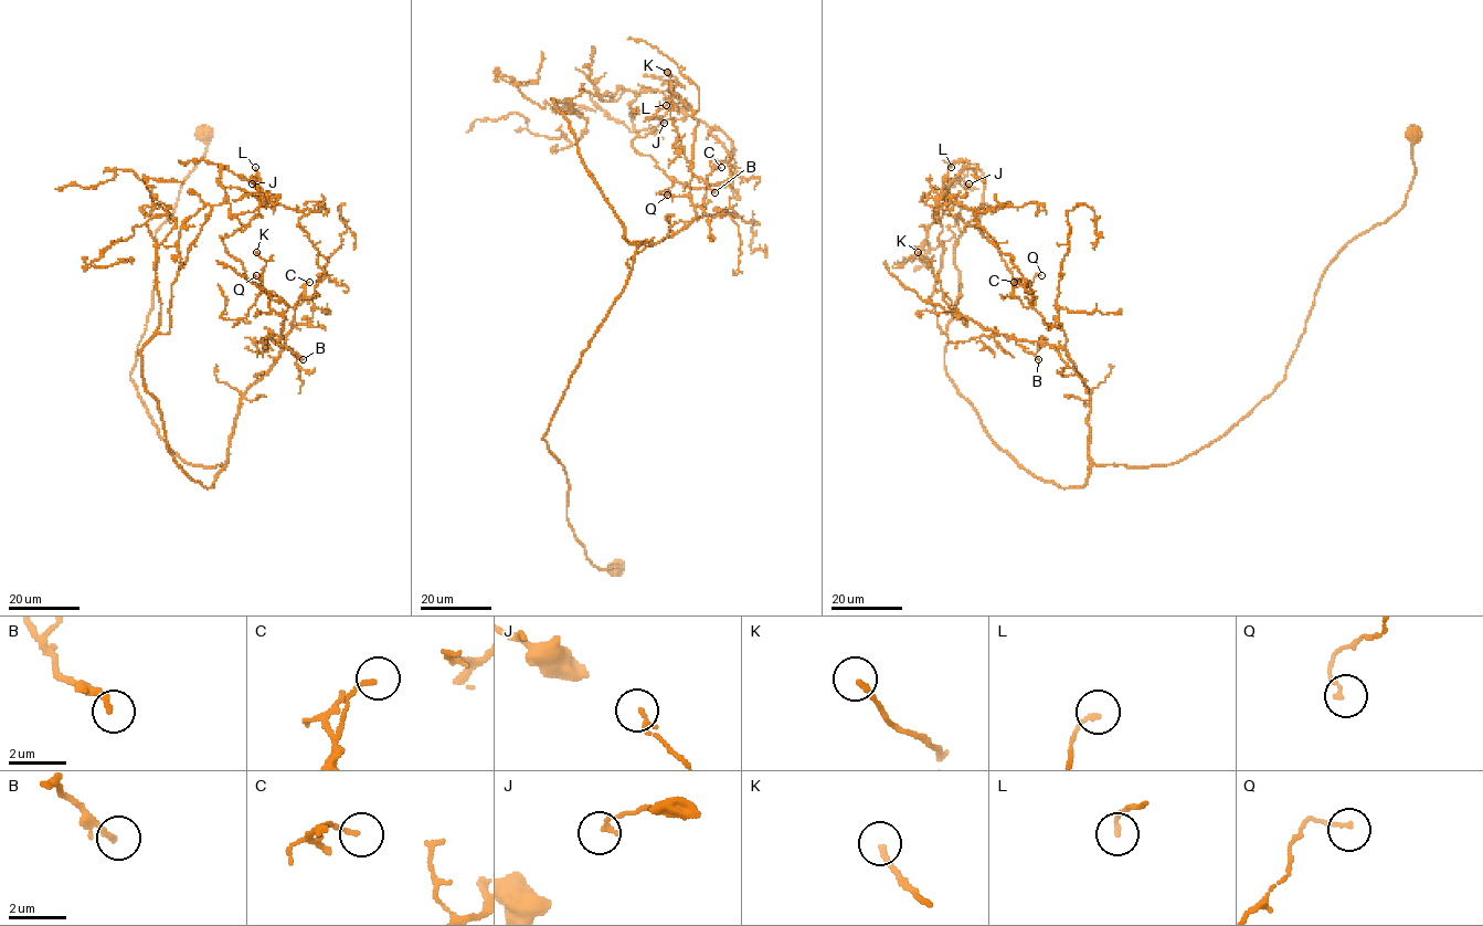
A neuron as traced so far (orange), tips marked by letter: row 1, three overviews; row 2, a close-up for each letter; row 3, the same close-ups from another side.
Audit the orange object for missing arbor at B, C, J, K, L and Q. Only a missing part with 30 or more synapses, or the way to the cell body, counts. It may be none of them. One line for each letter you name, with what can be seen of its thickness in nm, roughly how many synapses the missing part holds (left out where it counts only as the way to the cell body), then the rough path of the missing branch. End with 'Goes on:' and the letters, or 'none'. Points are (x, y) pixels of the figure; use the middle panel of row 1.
K: calibre 180 nm; 40 synapses; course (667, 72), (656, 76), (638, 75), (614, 60), (600, 37)
Goes on: K

